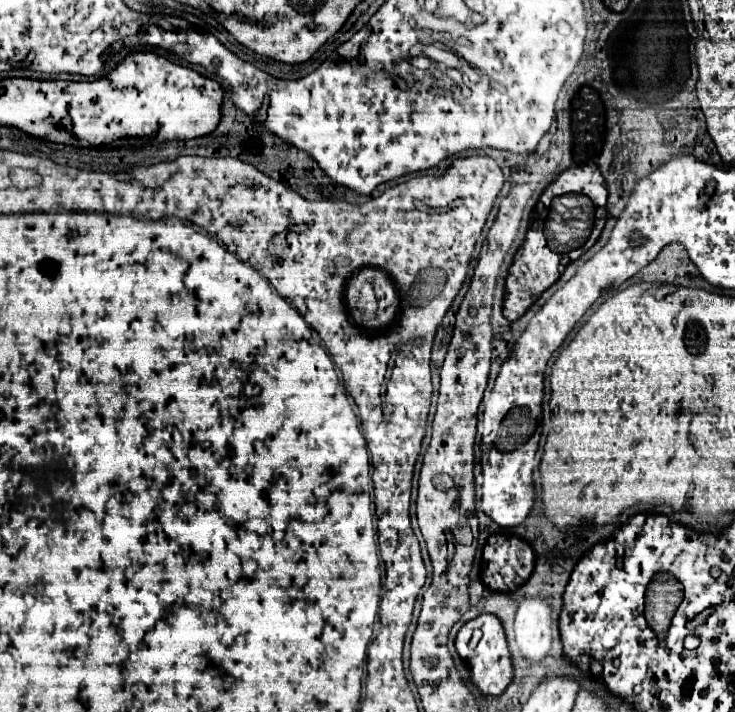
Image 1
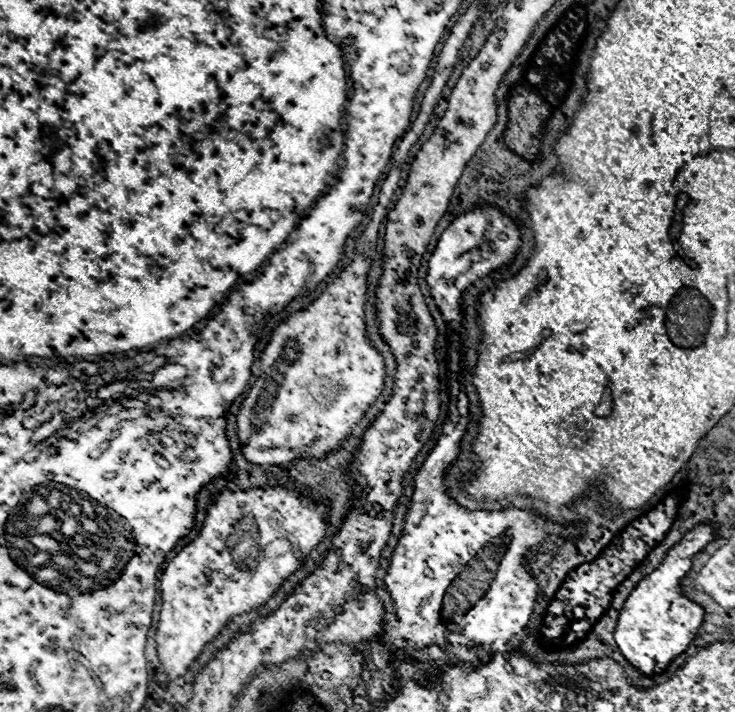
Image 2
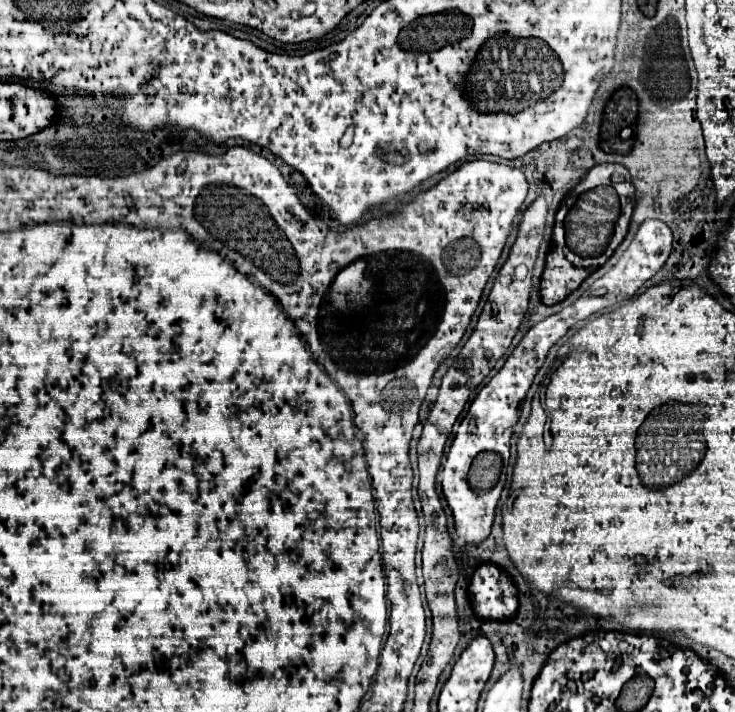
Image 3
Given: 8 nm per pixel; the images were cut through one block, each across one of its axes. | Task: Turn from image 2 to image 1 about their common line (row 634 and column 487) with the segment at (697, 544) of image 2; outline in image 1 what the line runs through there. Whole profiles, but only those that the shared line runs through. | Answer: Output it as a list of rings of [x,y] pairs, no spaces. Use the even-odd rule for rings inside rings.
[[[482,614],[462,626],[456,638],[456,650],[462,660],[468,662],[472,682],[484,696],[500,696],[514,678],[514,666],[510,658],[510,648],[506,642],[506,634],[502,622],[492,614]],[[478,634],[478,636],[476,636]]]

